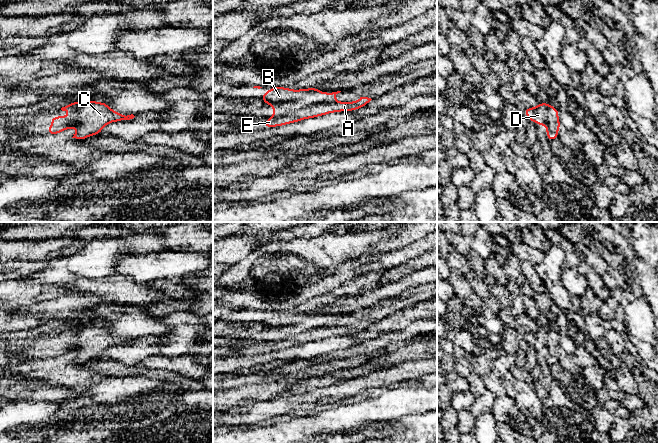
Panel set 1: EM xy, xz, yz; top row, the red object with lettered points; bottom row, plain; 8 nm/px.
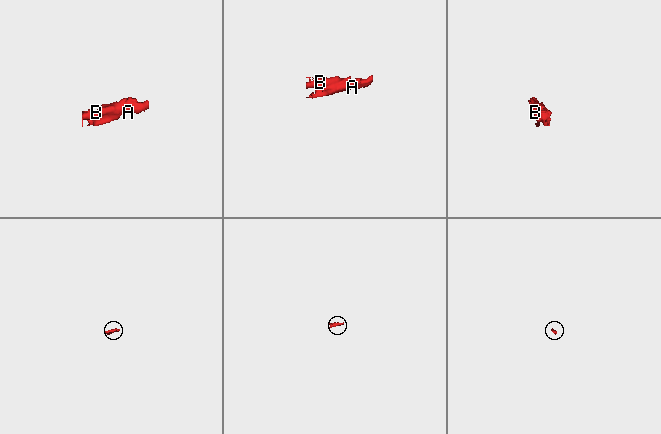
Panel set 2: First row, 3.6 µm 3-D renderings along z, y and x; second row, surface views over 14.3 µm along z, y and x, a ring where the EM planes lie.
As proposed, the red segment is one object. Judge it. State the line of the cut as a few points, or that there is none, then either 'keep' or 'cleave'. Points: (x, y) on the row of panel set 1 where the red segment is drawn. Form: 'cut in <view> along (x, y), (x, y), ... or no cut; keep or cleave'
no cut; keep

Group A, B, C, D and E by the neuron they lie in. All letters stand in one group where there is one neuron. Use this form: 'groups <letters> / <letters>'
groups A B C D E

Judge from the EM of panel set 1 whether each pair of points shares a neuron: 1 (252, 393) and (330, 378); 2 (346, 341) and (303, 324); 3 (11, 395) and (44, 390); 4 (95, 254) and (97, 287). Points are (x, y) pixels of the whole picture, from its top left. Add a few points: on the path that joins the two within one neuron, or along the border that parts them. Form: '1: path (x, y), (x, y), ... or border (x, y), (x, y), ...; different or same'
1: path (271, 390), (284, 386), (304, 386), (311, 383); same
2: border (351, 334), (331, 335), (316, 341); different
3: path (19, 393), (36, 393); same
4: border (113, 274), (103, 278), (79, 279), (74, 282); different

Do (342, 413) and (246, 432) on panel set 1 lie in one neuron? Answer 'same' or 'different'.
same

